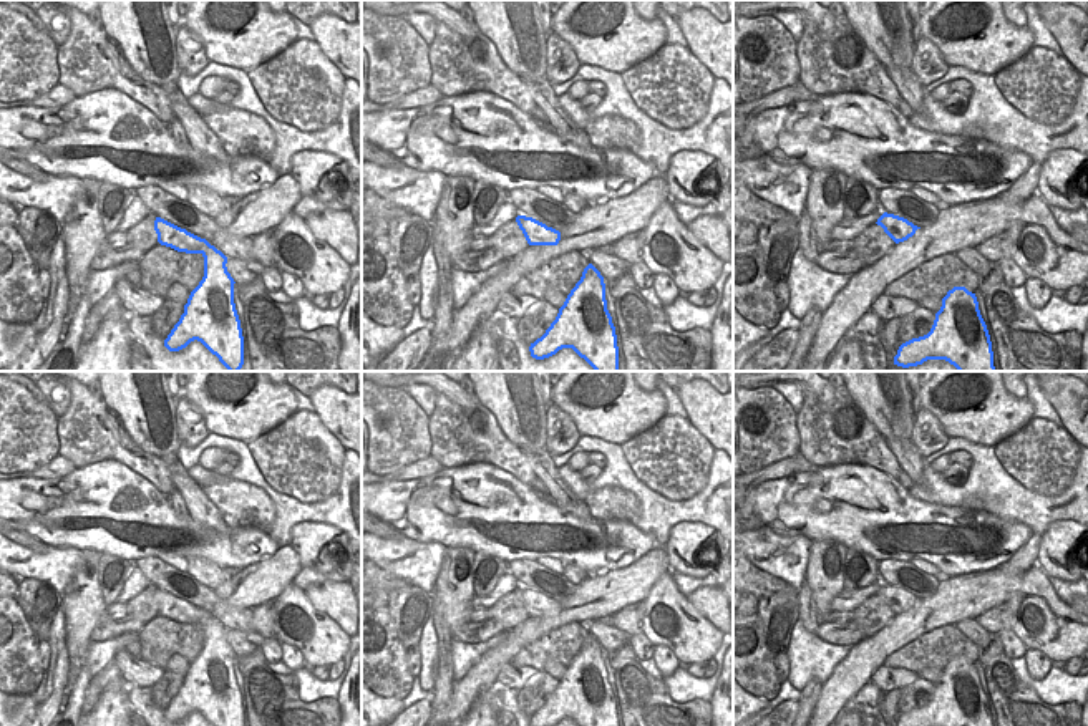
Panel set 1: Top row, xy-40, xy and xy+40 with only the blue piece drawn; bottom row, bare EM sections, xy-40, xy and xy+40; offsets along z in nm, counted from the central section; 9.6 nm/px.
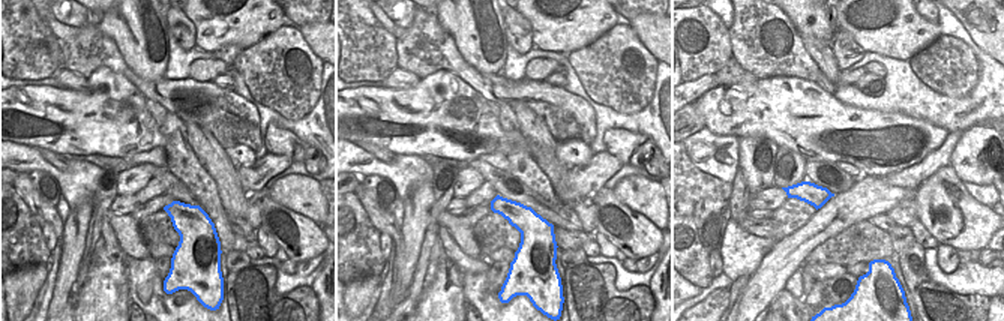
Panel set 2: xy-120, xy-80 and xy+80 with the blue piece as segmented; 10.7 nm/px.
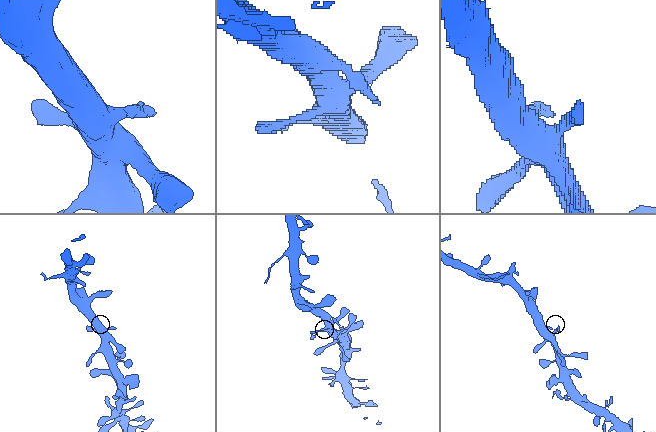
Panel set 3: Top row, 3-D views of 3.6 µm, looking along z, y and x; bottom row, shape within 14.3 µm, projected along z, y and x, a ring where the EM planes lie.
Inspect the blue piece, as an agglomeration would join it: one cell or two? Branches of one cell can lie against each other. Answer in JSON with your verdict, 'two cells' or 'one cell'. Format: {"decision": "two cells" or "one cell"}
{"decision": "one cell"}

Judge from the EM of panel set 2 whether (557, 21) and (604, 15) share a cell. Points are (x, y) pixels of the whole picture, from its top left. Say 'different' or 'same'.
same

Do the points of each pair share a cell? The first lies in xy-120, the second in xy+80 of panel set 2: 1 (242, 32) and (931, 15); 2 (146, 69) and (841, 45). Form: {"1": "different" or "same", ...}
{"1": "different", "2": "different"}

